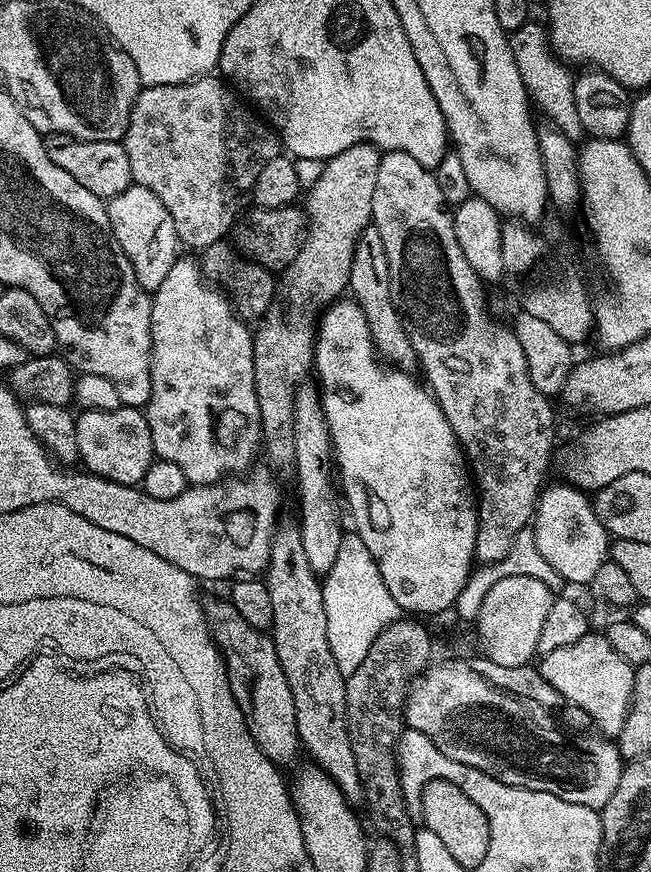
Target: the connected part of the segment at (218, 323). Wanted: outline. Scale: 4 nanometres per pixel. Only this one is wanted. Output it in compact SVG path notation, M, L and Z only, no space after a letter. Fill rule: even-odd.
M181 255L170 266L170 274L151 293L152 313L152 361L150 362L150 398L146 415L150 426L152 451L159 459L174 462L182 474L186 474L189 485L216 484L225 479L224 467L228 455L236 448L236 436L216 428L216 419L223 412L244 412L244 452L252 456L258 452L262 440L258 394L254 390L254 346L253 333L249 325L236 314L235 307L227 295L204 275L204 269L195 259Z

